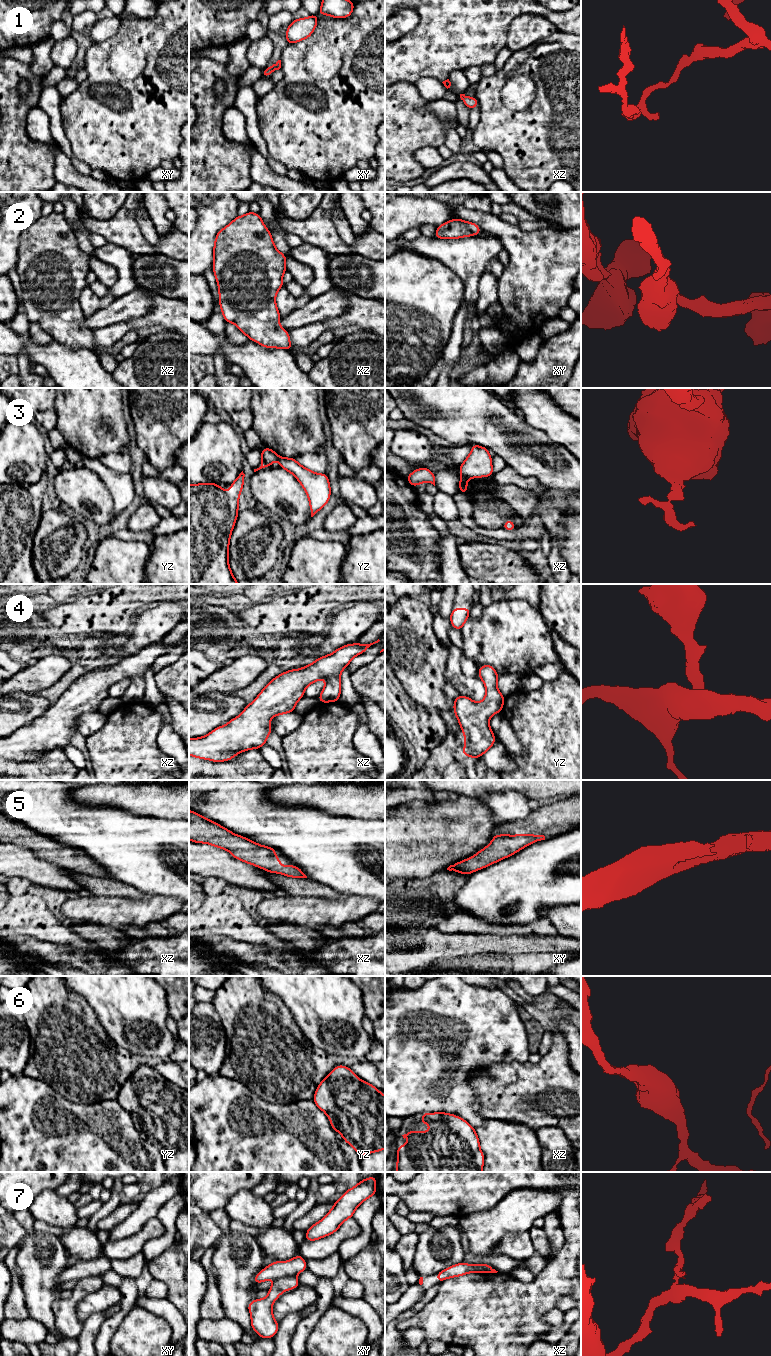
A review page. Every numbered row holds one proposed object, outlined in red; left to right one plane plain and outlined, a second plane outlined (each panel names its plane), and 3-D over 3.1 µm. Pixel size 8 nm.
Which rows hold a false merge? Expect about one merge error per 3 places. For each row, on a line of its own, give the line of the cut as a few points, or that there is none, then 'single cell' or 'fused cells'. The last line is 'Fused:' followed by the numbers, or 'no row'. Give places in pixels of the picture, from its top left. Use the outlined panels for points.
1: no cut; single cell
2: no cut; single cell
3: cut in xz along (463, 476), (466, 478); fused cells
4: no cut; single cell
5: no cut; single cell
6: no cut; single cell
7: cut in xy along (294, 1276), (279, 1277), (275, 1280); fused cells
Fused: 3, 7

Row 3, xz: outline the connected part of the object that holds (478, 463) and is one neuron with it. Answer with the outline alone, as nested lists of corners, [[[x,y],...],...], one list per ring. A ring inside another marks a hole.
[[[472,444],[472,450],[459,466],[459,470],[466,478],[493,476],[492,457],[489,455],[489,449]]]

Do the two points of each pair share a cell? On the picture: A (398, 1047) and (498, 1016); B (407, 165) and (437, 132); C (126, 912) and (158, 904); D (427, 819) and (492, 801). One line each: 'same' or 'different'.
A: same
B: same
C: same
D: different

